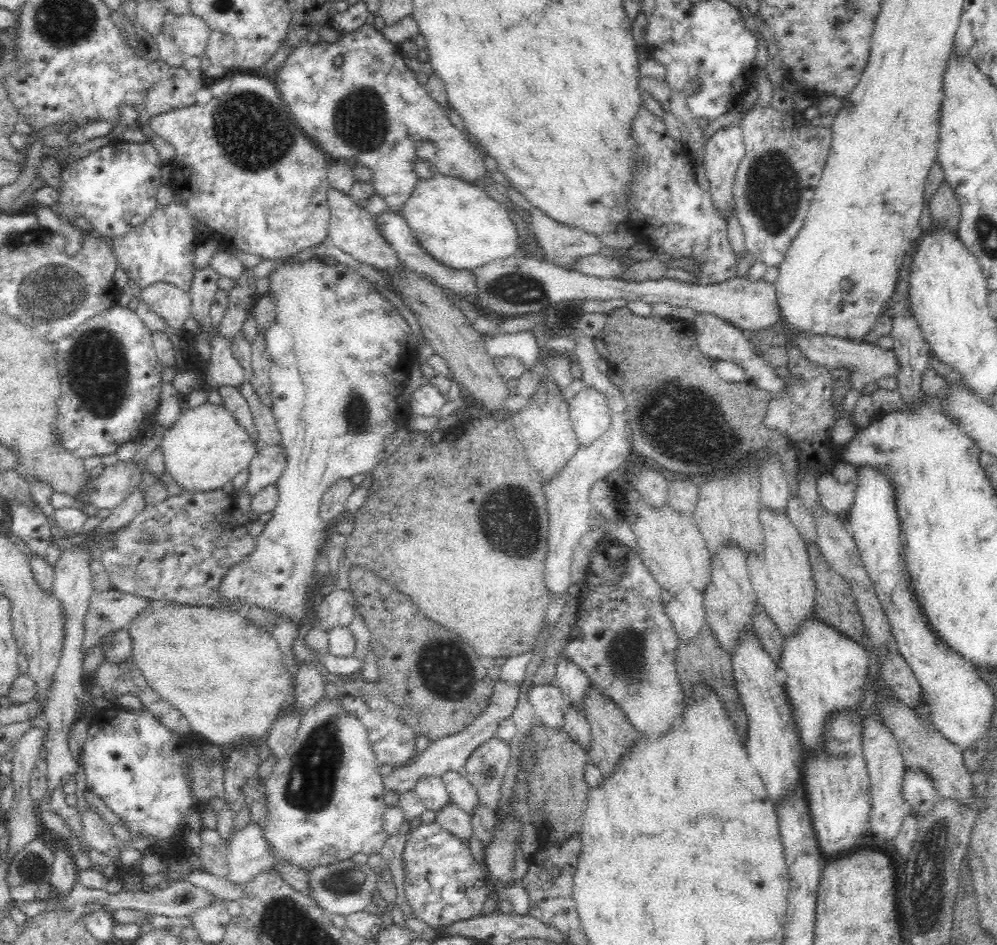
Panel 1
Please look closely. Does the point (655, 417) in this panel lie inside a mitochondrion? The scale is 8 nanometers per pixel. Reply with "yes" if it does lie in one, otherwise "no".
yes

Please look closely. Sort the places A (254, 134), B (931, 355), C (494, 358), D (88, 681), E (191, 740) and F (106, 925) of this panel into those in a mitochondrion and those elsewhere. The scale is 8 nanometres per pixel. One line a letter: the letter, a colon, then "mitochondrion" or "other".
A: mitochondrion
B: other
C: other
D: other
E: other
F: other

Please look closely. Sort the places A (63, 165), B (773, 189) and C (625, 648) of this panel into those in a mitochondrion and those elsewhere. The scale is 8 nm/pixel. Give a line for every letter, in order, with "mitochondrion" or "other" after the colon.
A: other
B: mitochondrion
C: mitochondrion

